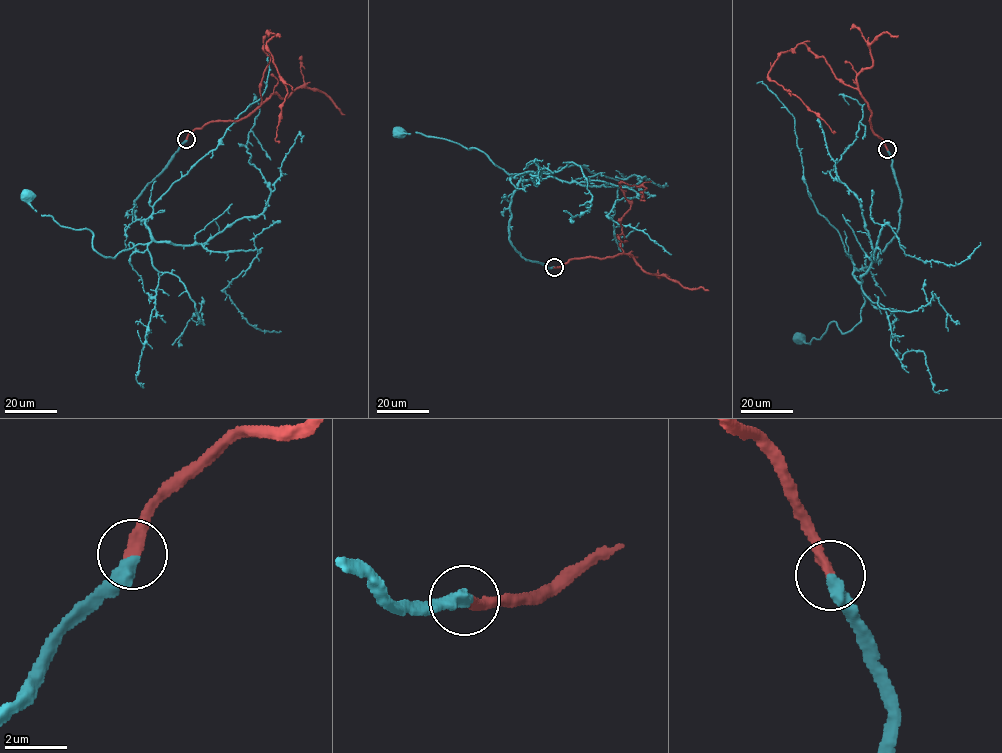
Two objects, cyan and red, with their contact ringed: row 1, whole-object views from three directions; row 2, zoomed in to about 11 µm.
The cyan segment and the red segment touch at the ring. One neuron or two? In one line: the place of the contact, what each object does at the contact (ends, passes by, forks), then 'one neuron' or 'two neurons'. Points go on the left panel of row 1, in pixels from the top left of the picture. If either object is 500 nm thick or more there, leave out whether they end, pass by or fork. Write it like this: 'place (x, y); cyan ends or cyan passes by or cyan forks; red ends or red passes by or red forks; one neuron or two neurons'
place (186, 139); cyan ends; red ends; one neuron

